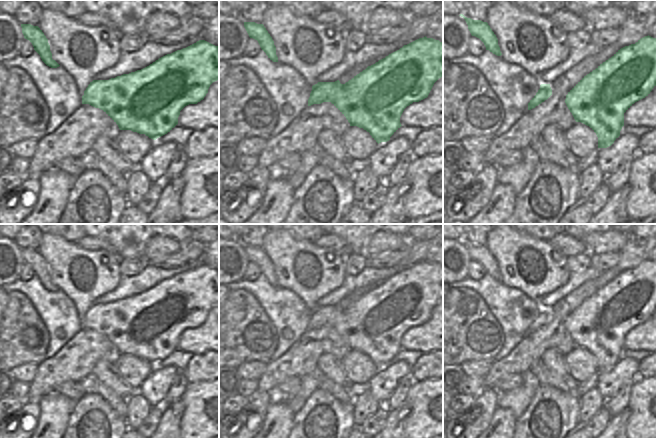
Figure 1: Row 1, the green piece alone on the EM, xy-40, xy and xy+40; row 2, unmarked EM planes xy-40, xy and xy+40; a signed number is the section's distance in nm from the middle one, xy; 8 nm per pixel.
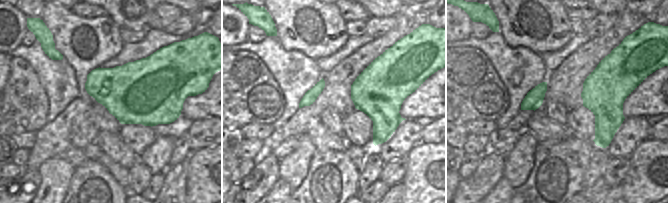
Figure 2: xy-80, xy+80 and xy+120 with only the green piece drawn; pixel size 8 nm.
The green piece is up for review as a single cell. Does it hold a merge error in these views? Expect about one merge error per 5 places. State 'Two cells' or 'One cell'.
One cell

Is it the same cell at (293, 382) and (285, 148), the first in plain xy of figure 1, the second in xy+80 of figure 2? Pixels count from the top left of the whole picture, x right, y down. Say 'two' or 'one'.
one

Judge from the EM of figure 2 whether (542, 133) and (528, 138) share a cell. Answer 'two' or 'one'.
two

